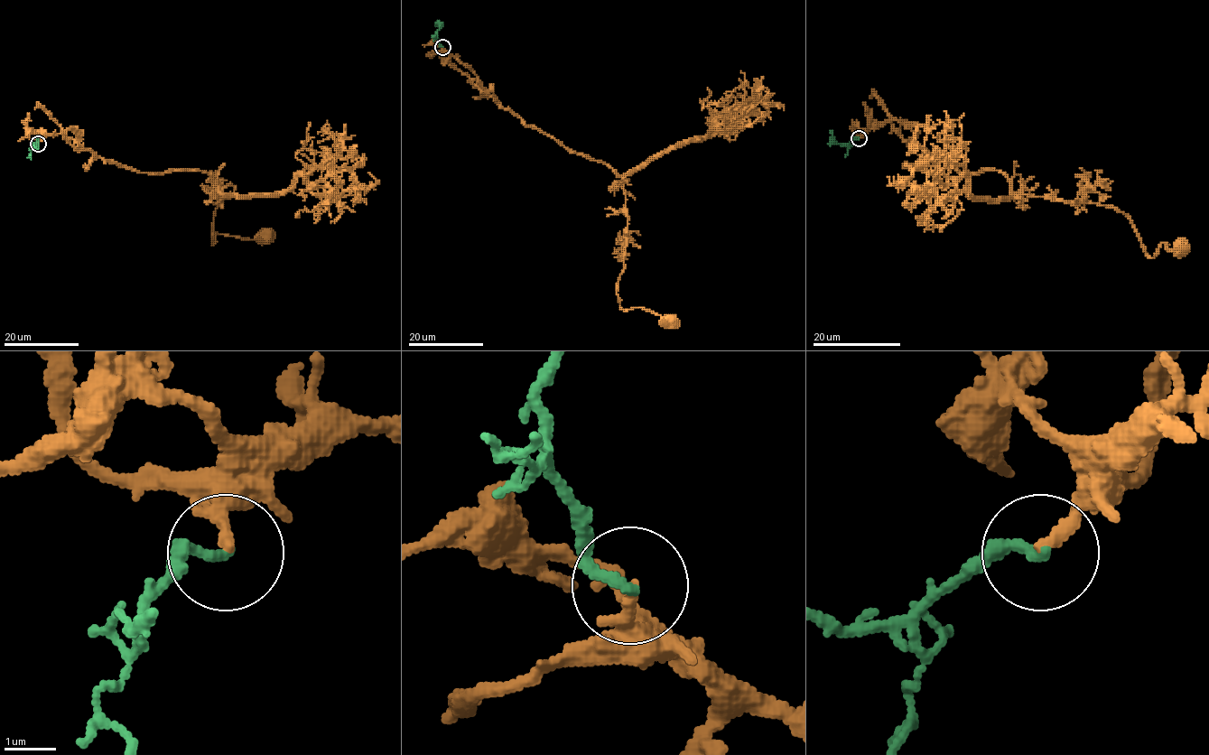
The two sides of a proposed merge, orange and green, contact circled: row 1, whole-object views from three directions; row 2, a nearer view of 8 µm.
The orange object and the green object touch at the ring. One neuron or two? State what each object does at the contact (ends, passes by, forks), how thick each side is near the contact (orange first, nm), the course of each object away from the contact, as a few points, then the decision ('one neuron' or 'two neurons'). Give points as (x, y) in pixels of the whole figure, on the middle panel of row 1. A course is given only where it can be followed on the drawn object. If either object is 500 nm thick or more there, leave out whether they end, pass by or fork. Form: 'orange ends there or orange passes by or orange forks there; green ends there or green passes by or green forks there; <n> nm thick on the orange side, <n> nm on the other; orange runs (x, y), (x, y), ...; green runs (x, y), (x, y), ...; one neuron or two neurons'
orange passes by; green ends there; 160 nm thick on the orange side, 200 nm on the other; orange runs (442, 47), (526, 125), (621, 175), (627, 247), (619, 303), (667, 323); green runs (442, 47), (436, 37), (441, 23); two neurons

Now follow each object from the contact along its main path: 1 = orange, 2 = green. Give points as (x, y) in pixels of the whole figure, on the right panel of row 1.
1: (859, 139), (899, 120), (960, 172), (999, 171), (1013, 195), (1117, 208), (1149, 256), (1166, 243), (1184, 248)
2: (859, 139), (841, 144), (833, 141), (832, 131)

